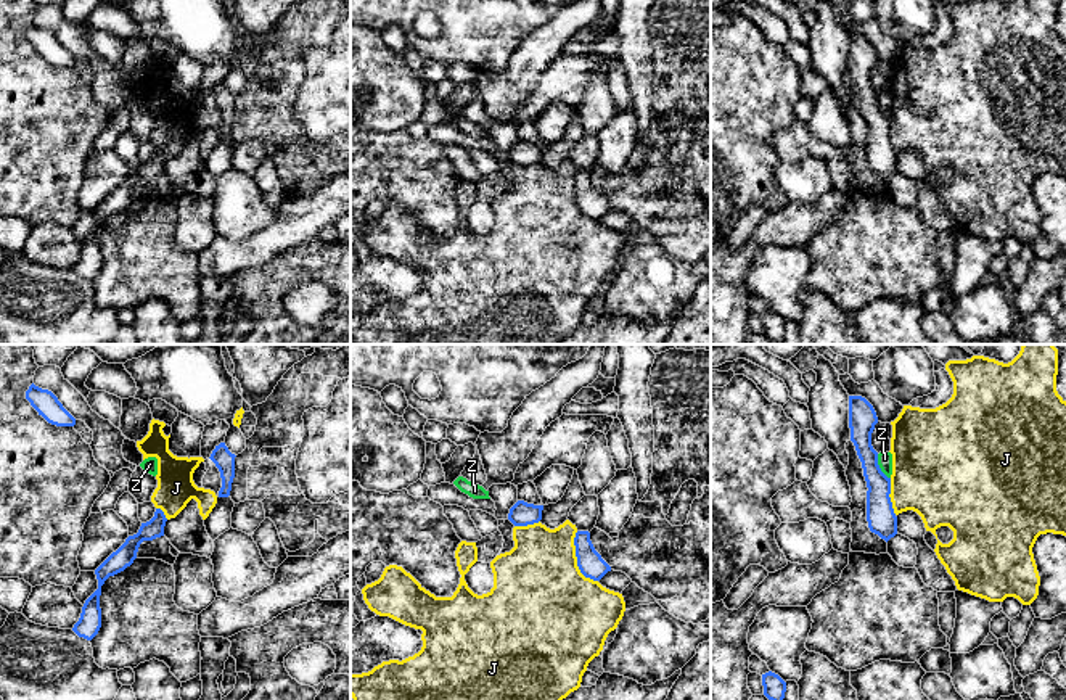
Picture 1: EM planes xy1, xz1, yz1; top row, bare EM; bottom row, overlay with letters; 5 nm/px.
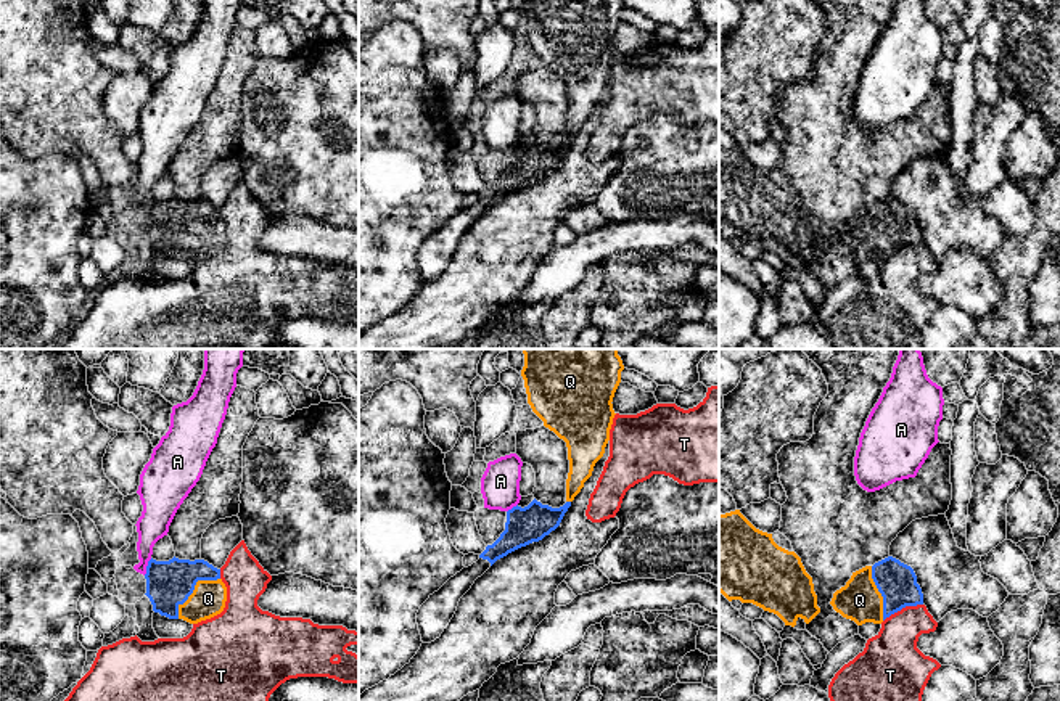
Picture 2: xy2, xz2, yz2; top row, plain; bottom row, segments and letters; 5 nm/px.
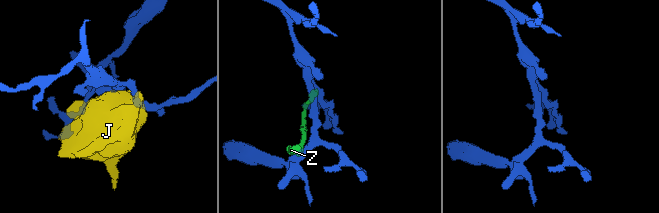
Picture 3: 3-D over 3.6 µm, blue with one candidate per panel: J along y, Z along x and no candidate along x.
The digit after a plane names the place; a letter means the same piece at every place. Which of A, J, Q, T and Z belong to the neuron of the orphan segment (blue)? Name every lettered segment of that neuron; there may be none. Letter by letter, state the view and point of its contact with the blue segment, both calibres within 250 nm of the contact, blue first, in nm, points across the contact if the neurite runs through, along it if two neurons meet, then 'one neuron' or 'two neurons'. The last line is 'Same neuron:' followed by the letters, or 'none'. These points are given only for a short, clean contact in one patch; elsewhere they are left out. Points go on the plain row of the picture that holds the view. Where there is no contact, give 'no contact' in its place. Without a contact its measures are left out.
A: xy2 (147, 206) | 220/160 nm | along xy2 (152, 198), (143, 214) | two neurons
J: xz1 (578, 200) | 130/460 nm | two neurons
Q: xy2 (193, 229) | 220/170 nm | across xy2 (169, 224), (177, 229), (193, 229), (208, 238) | one neuron
T: yz2 (903, 246) | 200/260 nm | two neurons
Z: yz1 (878, 107) | 140/80 nm | along yz1 (877, 94), (877, 103), (889, 118) | two neurons
Same neuron: Q

